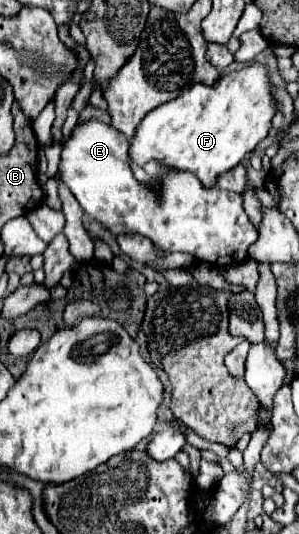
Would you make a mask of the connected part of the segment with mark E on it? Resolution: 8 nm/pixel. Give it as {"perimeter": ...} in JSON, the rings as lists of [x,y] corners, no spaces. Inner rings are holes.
{"perimeter":[[[88,120],[84,124],[76,124],[70,138],[62,144],[62,160],[60,160],[60,180],[68,186],[68,190],[74,194],[78,204],[84,212],[88,212],[92,218],[96,218],[100,224],[104,224],[112,234],[122,232],[138,232],[142,236],[148,236],[156,246],[164,248],[166,252],[186,252],[194,254],[194,258],[214,264],[214,266],[232,266],[248,258],[248,248],[254,244],[254,238],[258,238],[256,228],[250,224],[244,208],[242,208],[242,194],[226,192],[226,190],[206,190],[198,178],[190,172],[176,172],[164,168],[158,162],[152,162],[152,174],[160,176],[160,186],[150,188],[144,184],[138,184],[130,170],[130,158],[128,158],[128,138],[114,130],[110,124]]]}

